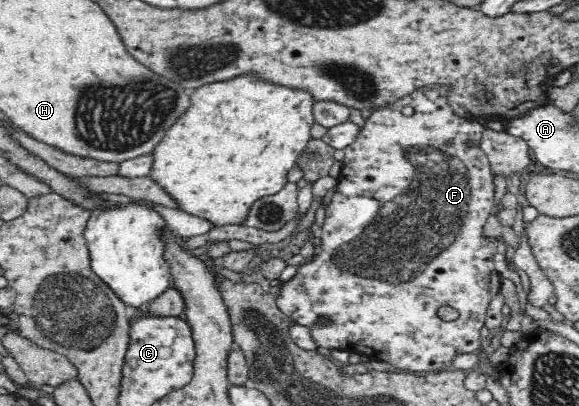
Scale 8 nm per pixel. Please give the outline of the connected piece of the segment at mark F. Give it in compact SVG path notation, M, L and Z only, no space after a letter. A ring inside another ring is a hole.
M429 85L428 87L423 87L423 89L419 89L419 91L415 91L415 93L411 93L411 95L407 95L407 97L403 97L394 101L392 104L389 104L386 108L377 108L371 112L371 115L365 119L364 125L361 128L357 139L350 143L346 148L343 148L344 157L341 166L340 174L338 175L338 183L336 188L334 189L335 193L331 195L331 203L326 210L325 223L322 226L323 232L321 237L321 248L323 249L322 253L314 260L307 260L304 262L304 266L301 266L298 272L286 282L283 282L282 290L278 297L276 297L276 302L278 305L278 309L286 316L286 318L290 318L293 322L302 325L311 327L310 335L315 342L317 348L321 349L343 349L343 351L355 352L355 353L363 353L371 359L375 359L377 361L385 361L385 363L391 363L395 368L399 368L403 371L411 372L411 371L440 371L442 367L445 365L450 365L455 356L458 356L462 353L471 353L477 352L477 349L481 346L481 341L479 341L479 337L481 337L481 328L486 323L486 313L488 311L489 302L498 294L499 291L499 279L501 276L495 270L493 266L493 255L495 253L499 253L503 251L503 244L497 243L495 238L485 239L484 236L481 235L482 227L485 224L486 219L492 215L494 205L495 205L495 187L493 184L493 170L491 170L491 166L489 163L489 158L486 157L486 153L480 148L477 140L482 137L482 127L479 123L476 122L475 119L470 120L467 118L462 118L461 116L455 115L449 104L446 102L446 91L448 87L444 87L444 85ZM450 139L452 141L452 146L445 146L445 141ZM441 305L447 305L447 307L453 307L453 309L459 312L458 320L451 321L445 323L441 321L437 317L437 310ZM321 315L325 315L332 320L331 327L323 327L317 324L317 319L321 317Z

